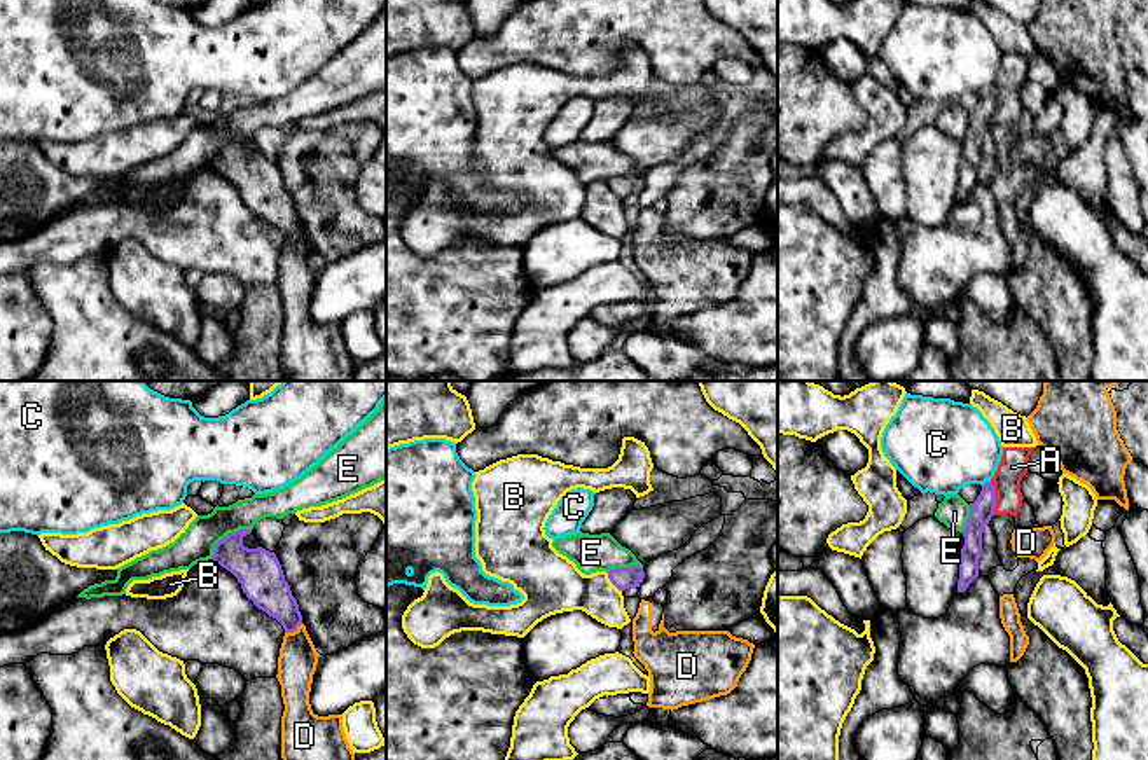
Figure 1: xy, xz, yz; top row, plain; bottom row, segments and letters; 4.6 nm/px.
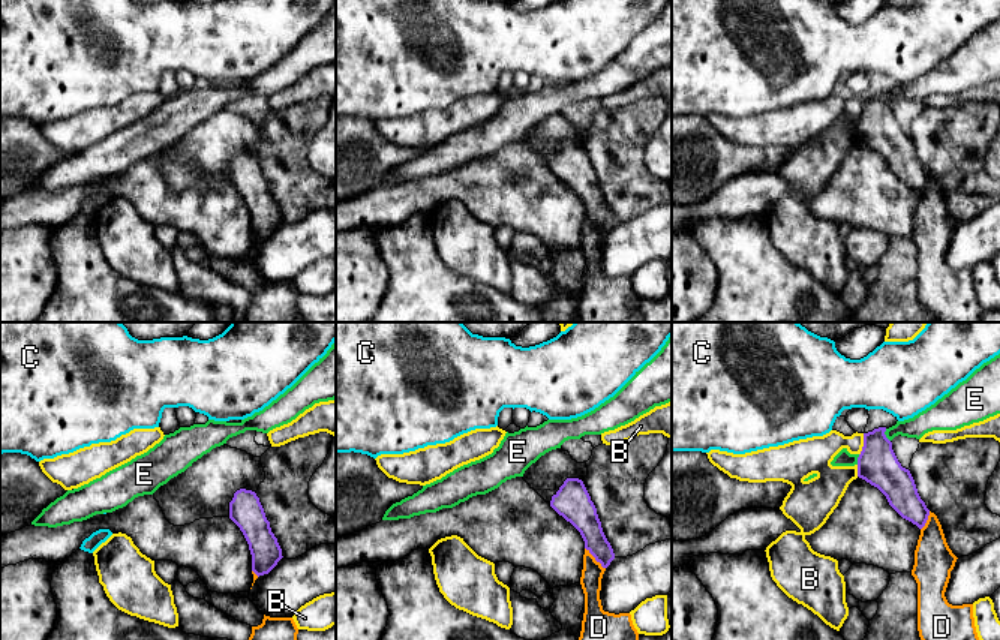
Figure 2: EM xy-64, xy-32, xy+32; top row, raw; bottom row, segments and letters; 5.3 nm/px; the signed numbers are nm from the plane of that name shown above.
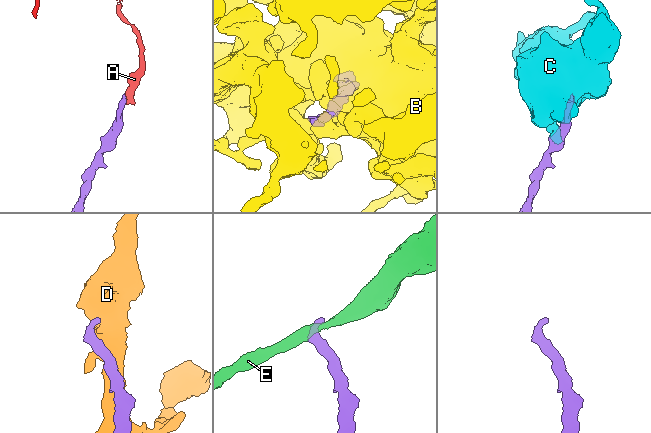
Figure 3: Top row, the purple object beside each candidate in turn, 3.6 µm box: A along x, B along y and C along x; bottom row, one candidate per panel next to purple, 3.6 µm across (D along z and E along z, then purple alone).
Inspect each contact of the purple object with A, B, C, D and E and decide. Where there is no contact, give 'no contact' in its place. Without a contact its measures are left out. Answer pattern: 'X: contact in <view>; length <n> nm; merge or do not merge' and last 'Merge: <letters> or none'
A: contact in yz; length 150 nm; merge
B: contact in xz; length 120 nm; do not merge
C: contact in yz; length 50 nm; do not merge
D: contact in xy; length 90 nm; do not merge
E: contact in xy; length 220 nm; do not merge
Merge: A

